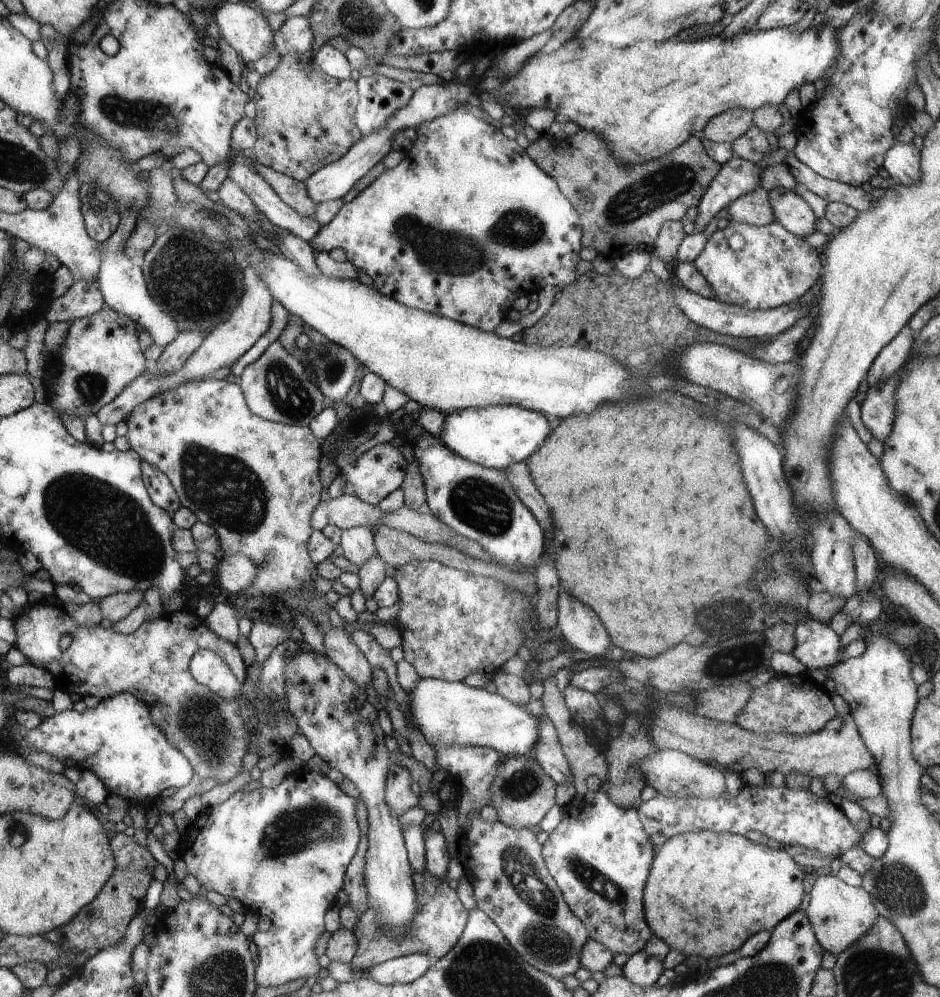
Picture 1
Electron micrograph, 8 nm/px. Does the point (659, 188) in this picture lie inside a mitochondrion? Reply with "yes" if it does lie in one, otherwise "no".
yes

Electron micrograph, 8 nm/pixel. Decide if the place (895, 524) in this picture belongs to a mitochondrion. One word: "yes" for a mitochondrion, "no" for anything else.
no

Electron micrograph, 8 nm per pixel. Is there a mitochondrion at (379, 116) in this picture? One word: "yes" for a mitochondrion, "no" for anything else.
no

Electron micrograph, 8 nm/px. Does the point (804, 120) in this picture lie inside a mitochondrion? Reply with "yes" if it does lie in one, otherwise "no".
no

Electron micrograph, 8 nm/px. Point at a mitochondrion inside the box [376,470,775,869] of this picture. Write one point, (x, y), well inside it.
(480, 504)

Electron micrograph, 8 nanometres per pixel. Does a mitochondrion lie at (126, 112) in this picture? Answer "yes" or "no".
yes

